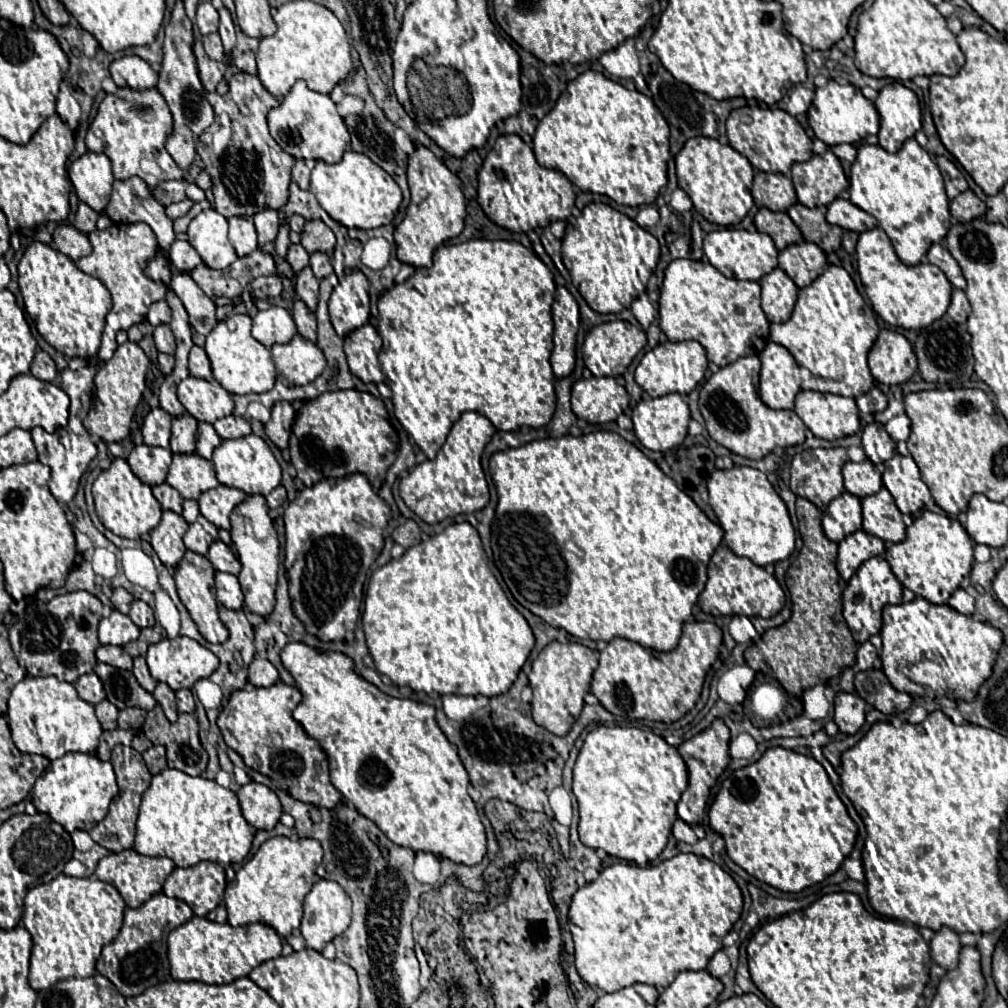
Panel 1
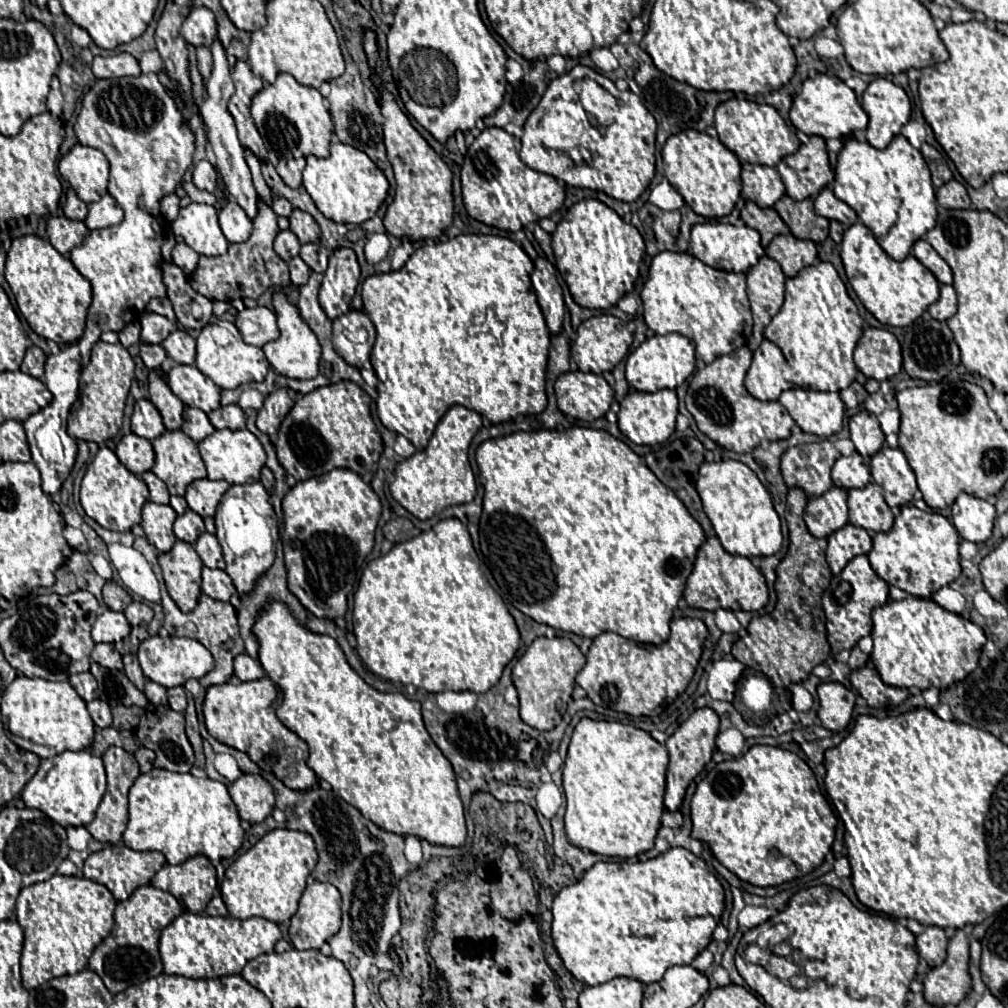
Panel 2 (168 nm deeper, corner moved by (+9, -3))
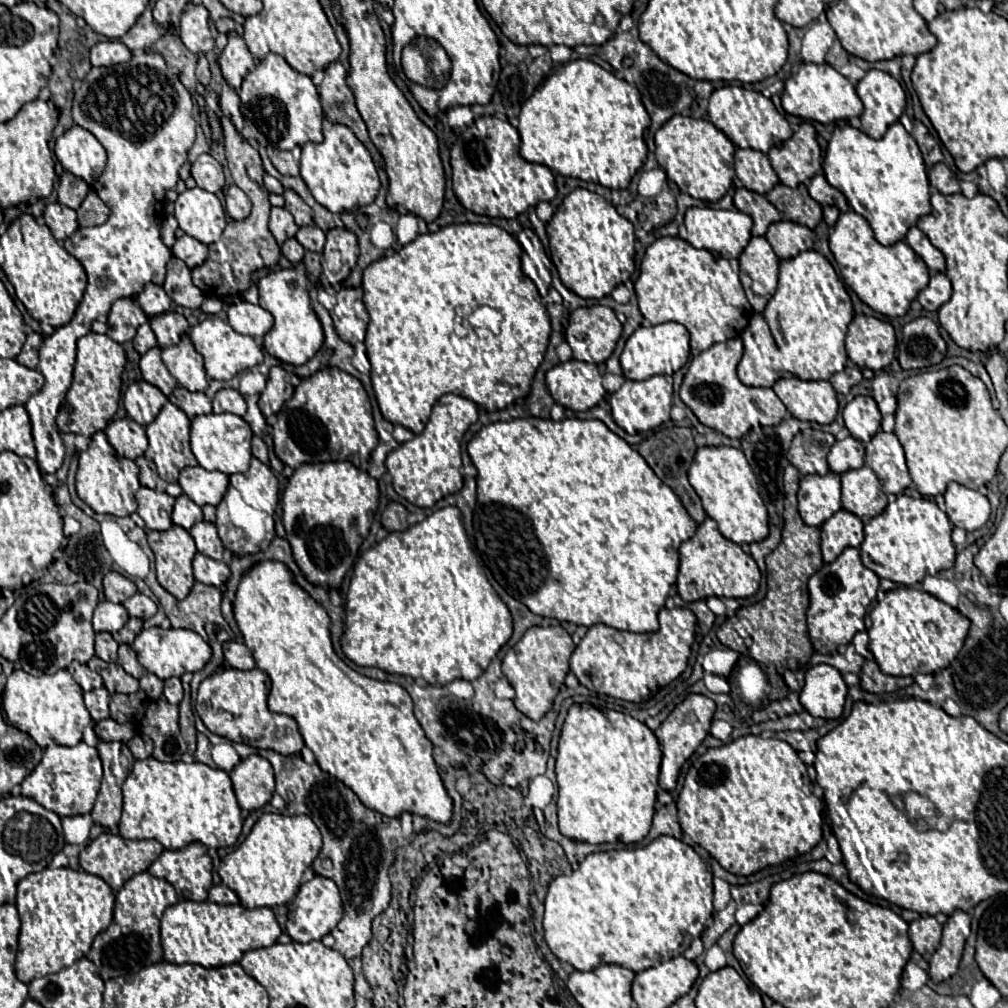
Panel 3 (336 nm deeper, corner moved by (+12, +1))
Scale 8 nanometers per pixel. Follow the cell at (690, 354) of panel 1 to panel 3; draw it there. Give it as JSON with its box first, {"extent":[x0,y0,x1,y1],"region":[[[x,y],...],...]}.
{"extent":[620,323,690,381],"region":[[[662,323],[662,325],[652,325],[652,327],[638,327],[630,339],[626,341],[626,347],[620,355],[620,365],[622,373],[626,379],[632,381],[644,381],[654,375],[664,375],[670,377],[676,371],[680,371],[688,359],[690,359],[690,335],[684,325],[680,323]]]}

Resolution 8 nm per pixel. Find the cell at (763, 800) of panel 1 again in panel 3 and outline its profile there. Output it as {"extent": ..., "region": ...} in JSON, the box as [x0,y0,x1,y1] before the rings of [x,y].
{"extent":[678,735,824,875],"region":[[[746,735],[698,757],[684,781],[678,805],[682,831],[726,871],[752,875],[812,851],[822,841],[824,803],[812,793],[808,769],[780,739]]]}

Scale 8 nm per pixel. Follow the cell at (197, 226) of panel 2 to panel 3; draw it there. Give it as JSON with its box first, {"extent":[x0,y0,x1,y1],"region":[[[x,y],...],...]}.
{"extent":[176,187,226,245],"region":[[[200,187],[186,189],[176,199],[176,221],[180,229],[202,241],[204,245],[216,243],[226,229],[224,209],[214,193],[208,193]]]}

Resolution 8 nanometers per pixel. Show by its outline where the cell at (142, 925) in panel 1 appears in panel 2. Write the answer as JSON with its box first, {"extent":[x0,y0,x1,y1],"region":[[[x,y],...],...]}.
{"extent":[89,885,183,993],"region":[[[153,885],[137,887],[129,899],[119,901],[115,909],[115,925],[109,937],[97,945],[89,959],[89,969],[93,969],[105,983],[111,993],[125,991],[129,985],[139,985],[151,977],[163,973],[163,963],[159,955],[159,933],[179,917],[183,911],[181,903],[167,891],[161,891]]]}

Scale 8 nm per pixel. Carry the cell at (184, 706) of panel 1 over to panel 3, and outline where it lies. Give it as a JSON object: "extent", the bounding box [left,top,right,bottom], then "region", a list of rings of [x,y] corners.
{"extent":[164,677,182,705],"region":[[[172,677],[172,679],[164,681],[164,697],[170,703],[176,703],[176,705],[182,701],[182,683],[180,683],[178,677]]]}

